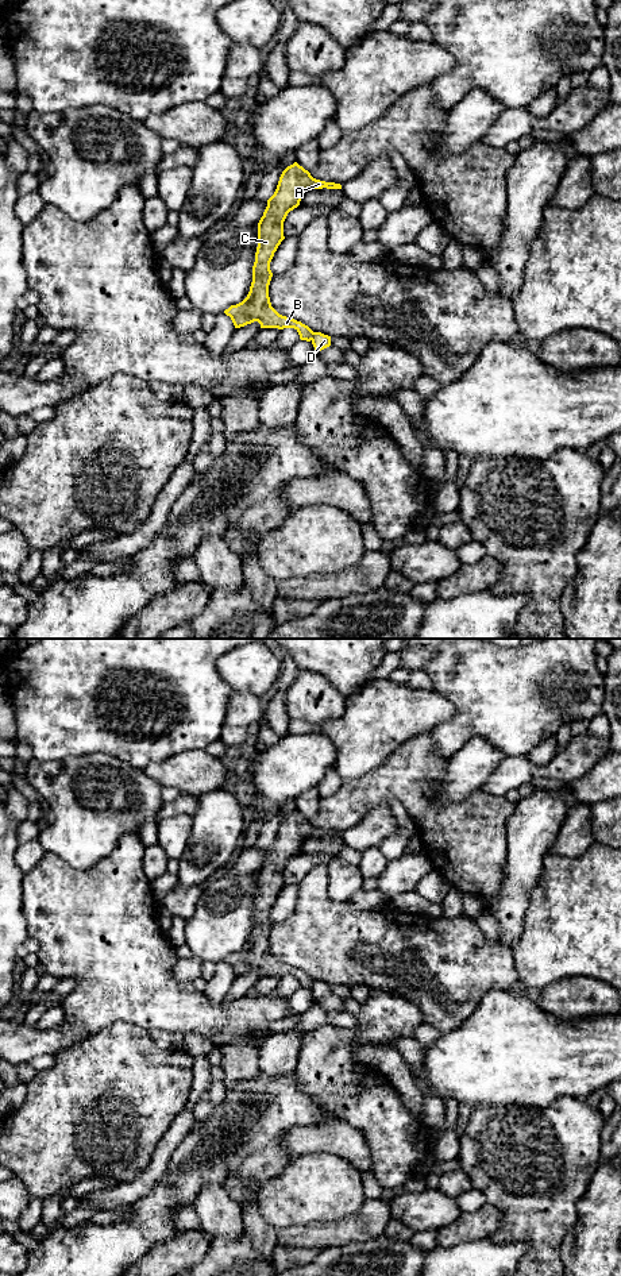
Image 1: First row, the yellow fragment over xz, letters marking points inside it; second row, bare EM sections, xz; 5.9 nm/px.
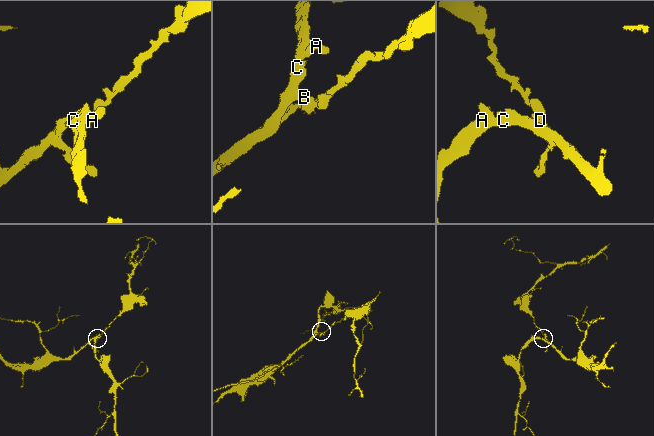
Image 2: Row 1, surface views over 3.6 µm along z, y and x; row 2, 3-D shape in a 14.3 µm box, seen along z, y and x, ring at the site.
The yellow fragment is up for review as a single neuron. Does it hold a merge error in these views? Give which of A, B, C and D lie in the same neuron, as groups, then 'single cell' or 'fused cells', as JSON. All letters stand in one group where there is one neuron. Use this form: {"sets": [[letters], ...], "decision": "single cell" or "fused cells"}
{"sets": [["A", "B", "C"], ["D"]], "decision": "fused cells"}

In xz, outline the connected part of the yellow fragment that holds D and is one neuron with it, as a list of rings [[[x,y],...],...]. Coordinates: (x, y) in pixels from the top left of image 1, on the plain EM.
[[[313,980],[312,992],[316,999],[321,999],[331,994],[331,984],[321,980]]]

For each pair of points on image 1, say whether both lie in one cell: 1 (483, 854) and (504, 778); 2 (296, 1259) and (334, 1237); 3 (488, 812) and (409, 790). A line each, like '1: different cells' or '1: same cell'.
1: different cells
2: different cells
3: same cell

